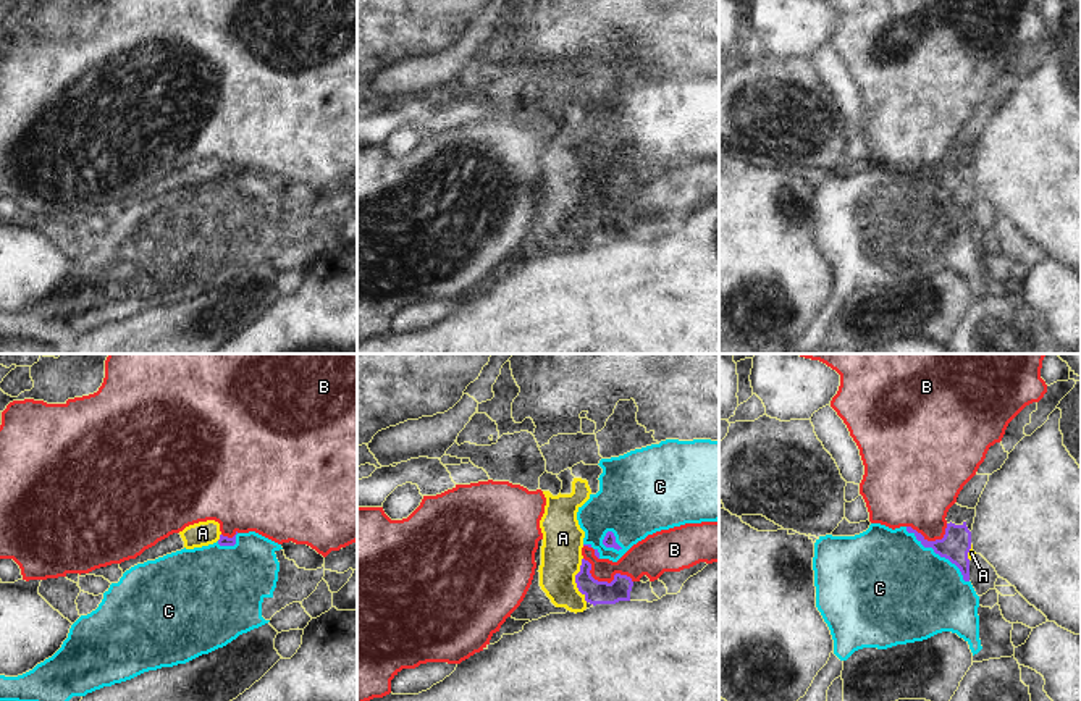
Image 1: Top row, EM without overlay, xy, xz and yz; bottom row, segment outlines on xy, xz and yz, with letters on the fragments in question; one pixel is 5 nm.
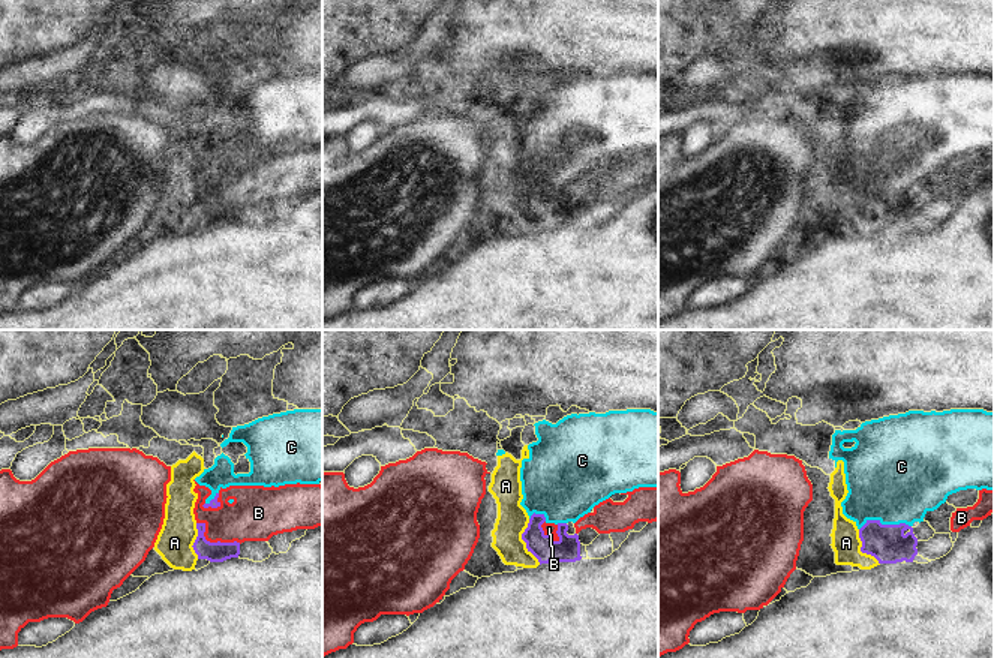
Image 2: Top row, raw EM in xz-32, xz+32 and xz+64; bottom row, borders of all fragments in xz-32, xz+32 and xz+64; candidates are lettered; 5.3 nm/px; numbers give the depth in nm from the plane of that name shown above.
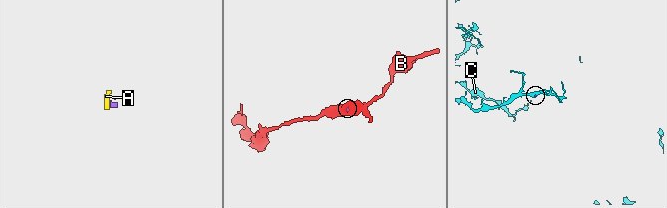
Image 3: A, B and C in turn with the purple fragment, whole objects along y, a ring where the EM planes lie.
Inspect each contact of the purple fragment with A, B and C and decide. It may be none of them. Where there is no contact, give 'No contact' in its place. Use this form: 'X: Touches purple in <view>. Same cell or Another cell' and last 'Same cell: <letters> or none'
A: Touches purple in xz. Another cell
B: Touches purple in xz. Another cell
C: Touches purple in yz. Same cell
Same cell: C.

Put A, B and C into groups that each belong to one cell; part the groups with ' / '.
A B / C

